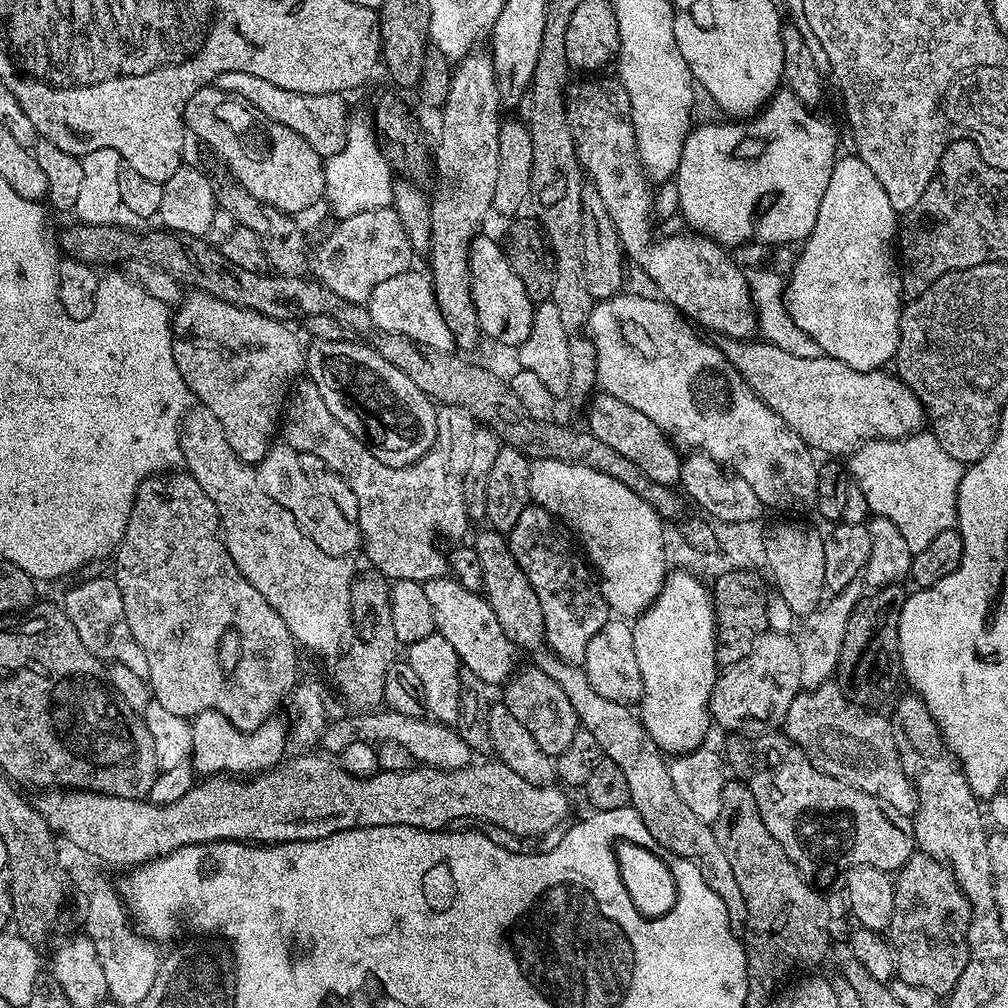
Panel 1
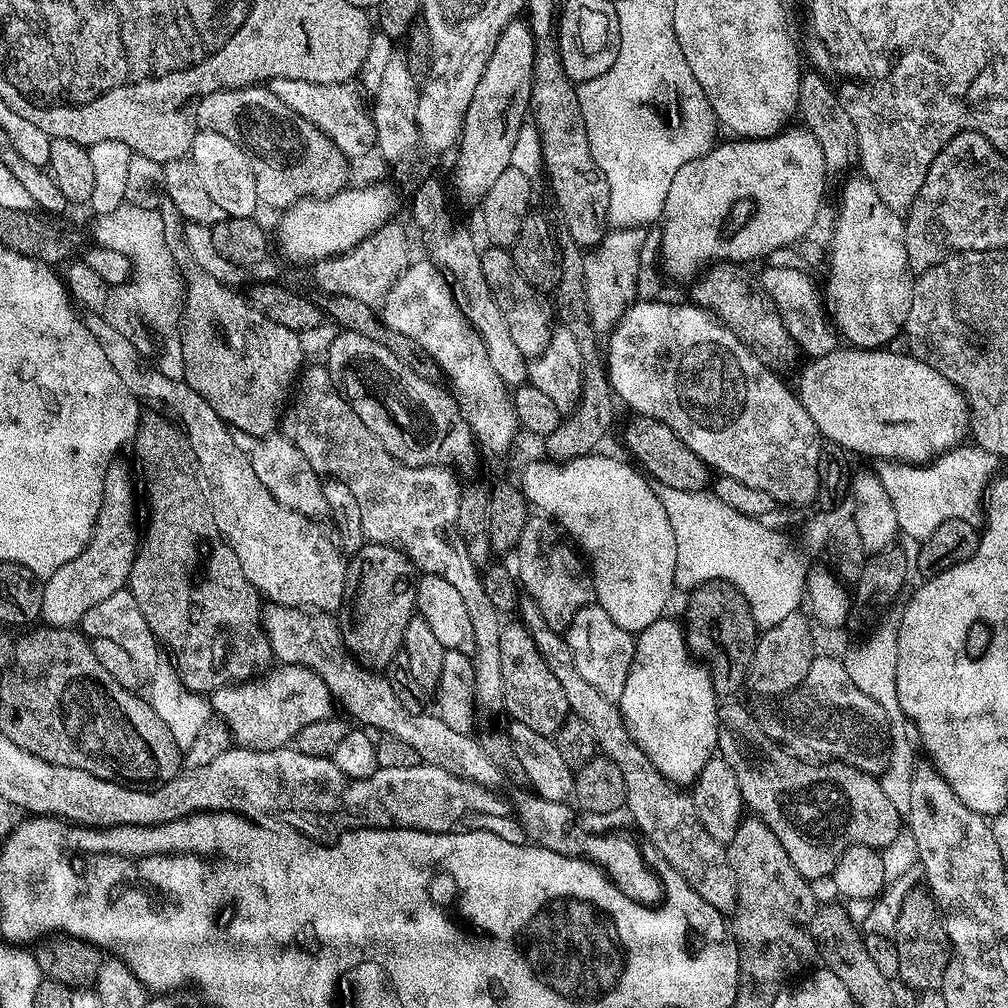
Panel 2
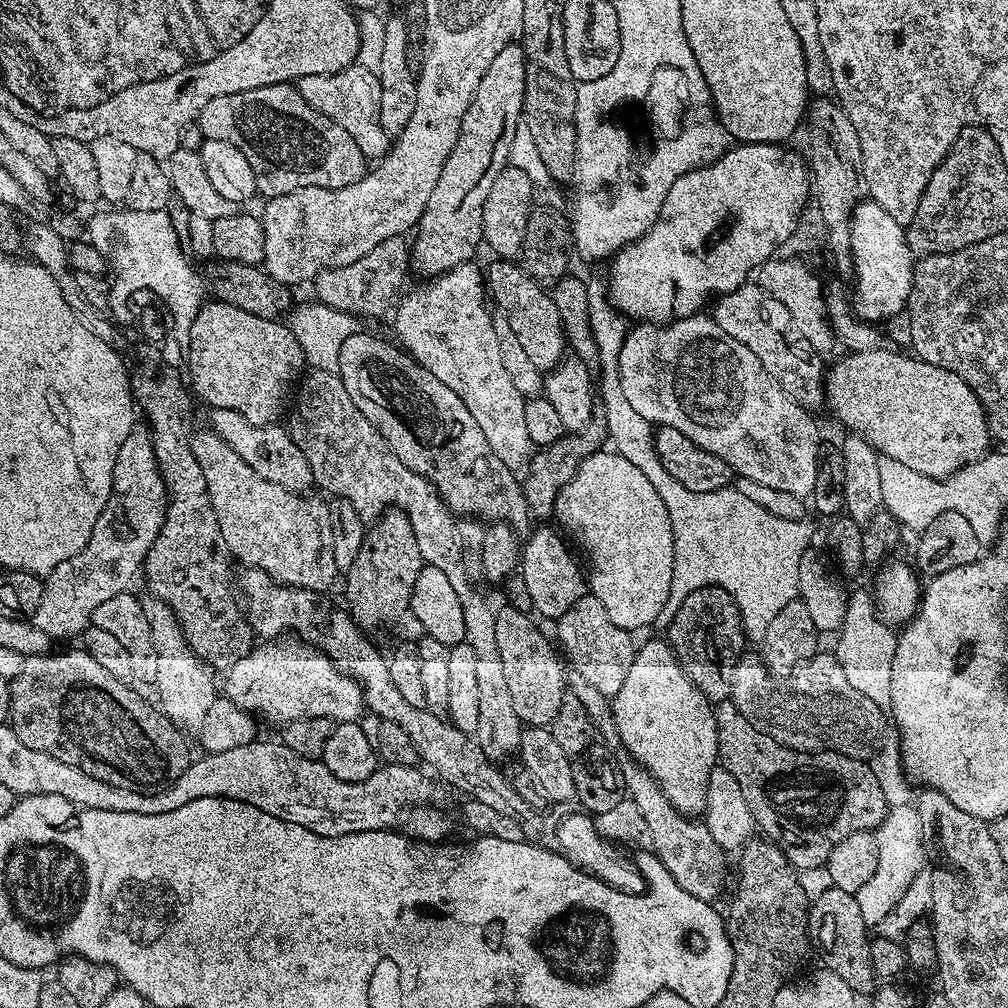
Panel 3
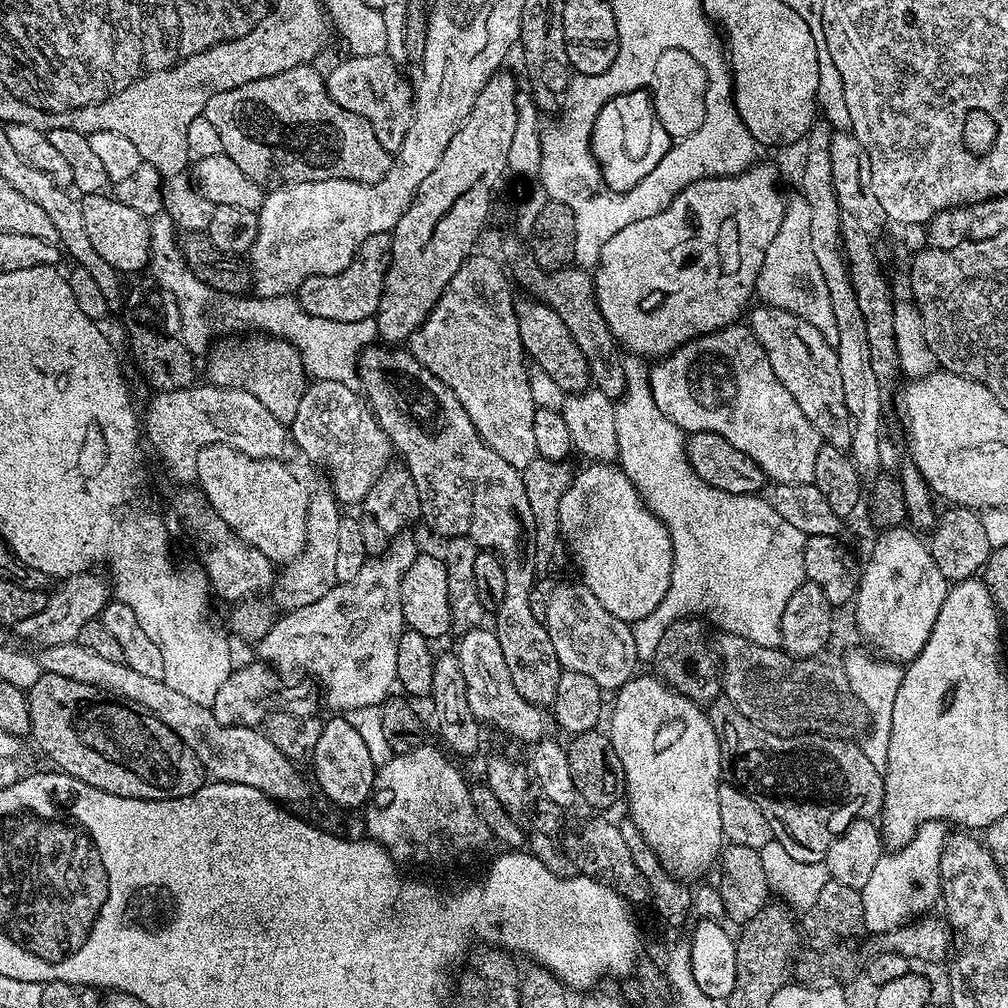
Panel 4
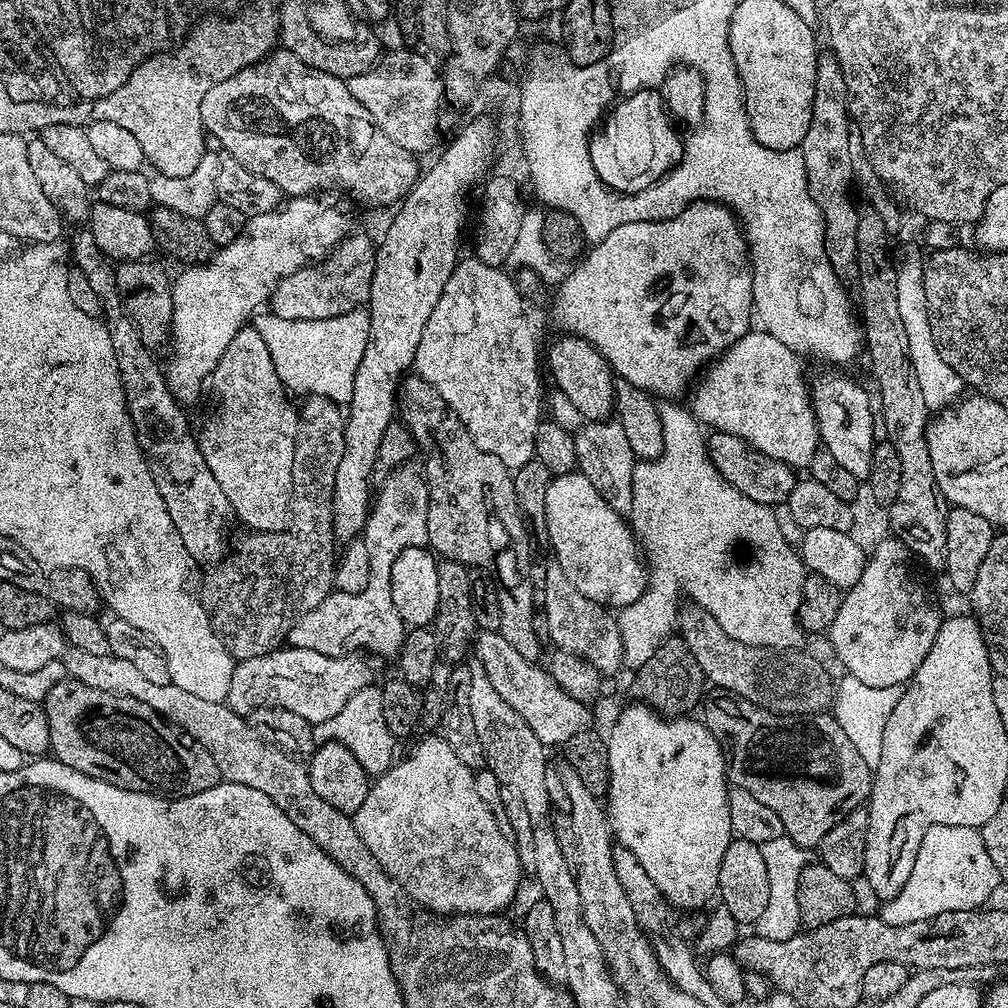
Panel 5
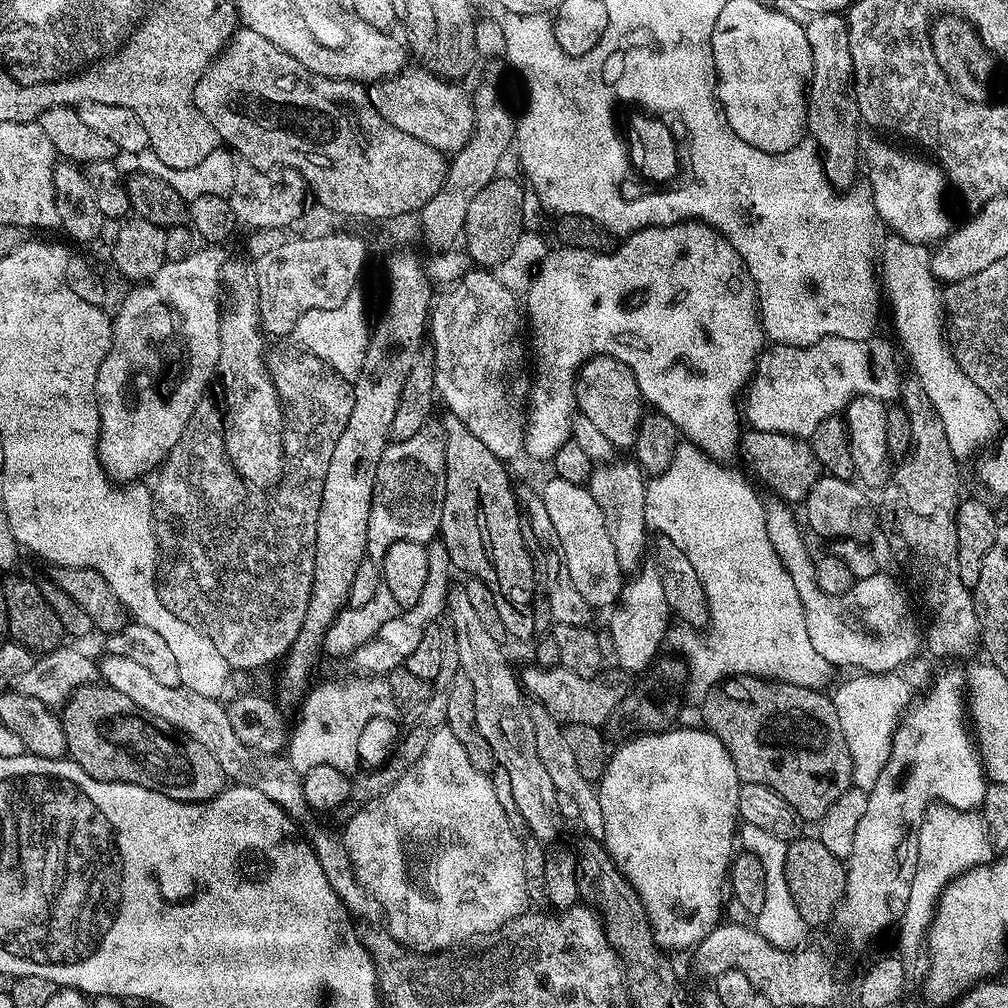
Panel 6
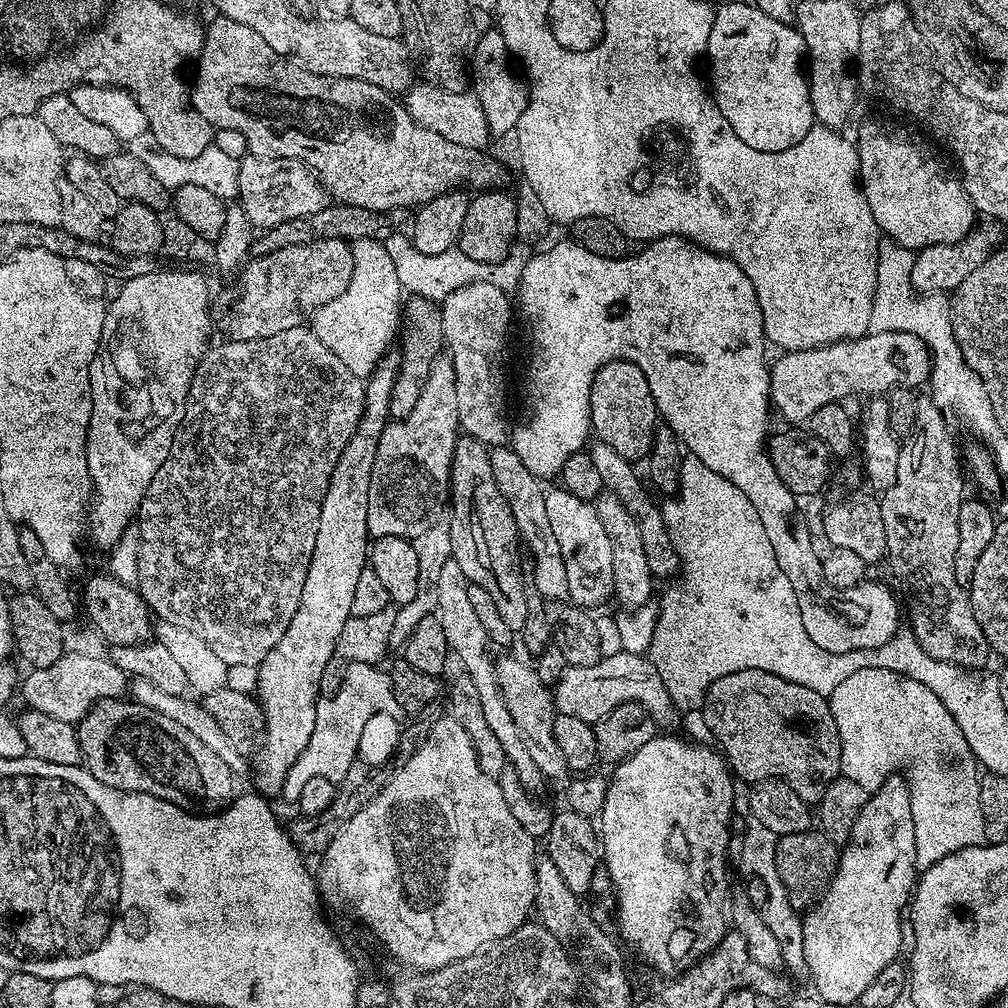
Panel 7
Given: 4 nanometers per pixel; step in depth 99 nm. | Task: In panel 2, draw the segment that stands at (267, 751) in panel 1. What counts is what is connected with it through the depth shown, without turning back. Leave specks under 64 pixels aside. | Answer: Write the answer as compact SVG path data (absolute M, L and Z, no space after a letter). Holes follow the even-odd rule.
M286 664L277 667L277 669L277 672L269 671L267 673L268 678L262 681L257 688L248 688L252 686L229 686L214 690L210 694L211 711L215 715L216 712L220 715L217 717L228 729L231 739L241 748L249 748L255 752L283 748L295 741L298 730L302 730L302 726L310 726L310 722L318 722L333 715L334 701L332 695L328 692L328 687L308 668Z

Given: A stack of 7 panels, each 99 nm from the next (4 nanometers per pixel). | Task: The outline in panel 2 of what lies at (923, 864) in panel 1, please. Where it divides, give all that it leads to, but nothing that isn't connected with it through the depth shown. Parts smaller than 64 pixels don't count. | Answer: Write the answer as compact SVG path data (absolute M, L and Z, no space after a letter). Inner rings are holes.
M922 888L907 893L892 937L898 951L899 983L902 982L917 993L939 991L945 968L951 960L951 944L943 917L931 893Z

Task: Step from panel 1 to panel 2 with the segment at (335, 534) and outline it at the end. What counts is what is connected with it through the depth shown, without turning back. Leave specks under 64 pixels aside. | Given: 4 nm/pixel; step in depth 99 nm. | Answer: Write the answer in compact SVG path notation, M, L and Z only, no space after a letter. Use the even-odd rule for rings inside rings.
M233 431L232 437L246 454L250 466L254 466L258 482L262 482L262 486L266 486L266 490L274 494L277 502L317 522L323 521L323 516L325 519L329 515L326 494L322 494L324 480L321 473L316 472L310 462L306 462L306 454L302 454L302 450L294 446L294 442L287 440L283 434L259 437Z

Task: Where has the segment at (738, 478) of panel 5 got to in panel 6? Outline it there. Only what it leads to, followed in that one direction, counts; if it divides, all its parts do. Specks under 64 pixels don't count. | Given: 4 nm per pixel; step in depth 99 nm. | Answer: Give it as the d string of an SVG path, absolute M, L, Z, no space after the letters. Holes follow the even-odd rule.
M749 427L740 433L738 456L739 459L744 459L743 467L753 477L756 475L776 495L776 498L792 506L799 505L808 497L814 482L818 482L822 475L818 458L814 458L812 445L804 438L774 434Z

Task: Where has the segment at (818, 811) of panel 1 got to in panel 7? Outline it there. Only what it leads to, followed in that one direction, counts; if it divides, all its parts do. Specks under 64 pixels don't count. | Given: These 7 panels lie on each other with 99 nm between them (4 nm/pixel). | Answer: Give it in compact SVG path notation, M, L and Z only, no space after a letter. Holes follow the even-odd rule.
M738 670L734 674L718 678L708 687L708 693L704 695L702 715L705 726L717 740L715 743L722 749L729 769L739 779L741 776L747 782L783 780L792 787L794 794L798 794L798 798L802 798L810 806L816 806L828 787L842 775L842 746L838 738L838 726L834 726L829 697L815 693L809 687L787 681L766 670Z

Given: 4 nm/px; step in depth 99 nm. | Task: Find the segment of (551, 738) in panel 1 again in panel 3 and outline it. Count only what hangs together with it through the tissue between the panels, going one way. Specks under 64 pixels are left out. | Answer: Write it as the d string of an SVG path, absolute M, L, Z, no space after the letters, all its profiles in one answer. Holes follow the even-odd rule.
M504 606L504 609L496 612L494 634L498 641L498 654L502 654L506 686L510 686L510 698L514 701L514 714L518 714L521 725L548 728L554 722L566 695L566 668L553 641L548 641L543 630L531 619L533 617L527 612Z

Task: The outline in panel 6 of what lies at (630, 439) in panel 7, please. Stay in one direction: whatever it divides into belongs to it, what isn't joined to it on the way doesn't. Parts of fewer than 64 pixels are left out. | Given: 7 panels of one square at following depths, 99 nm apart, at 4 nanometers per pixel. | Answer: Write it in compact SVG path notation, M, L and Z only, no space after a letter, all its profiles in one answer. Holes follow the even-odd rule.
M591 356L576 373L576 408L579 415L590 418L592 425L610 438L613 449L631 449L636 442L636 430L646 404L638 390L632 368L613 356Z

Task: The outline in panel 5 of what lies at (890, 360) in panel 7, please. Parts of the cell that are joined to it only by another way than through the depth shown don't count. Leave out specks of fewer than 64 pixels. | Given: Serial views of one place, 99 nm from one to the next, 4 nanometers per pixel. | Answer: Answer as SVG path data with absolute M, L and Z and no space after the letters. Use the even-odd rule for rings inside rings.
M763 330L747 332L707 369L708 377L700 393L690 403L690 411L701 425L709 429L738 435L764 454L786 462L791 468L807 469L812 463L813 454L821 447L821 442L816 411L812 408L810 384L804 381L804 364L800 360L803 360L801 353L792 352L790 346L782 346L774 334Z

